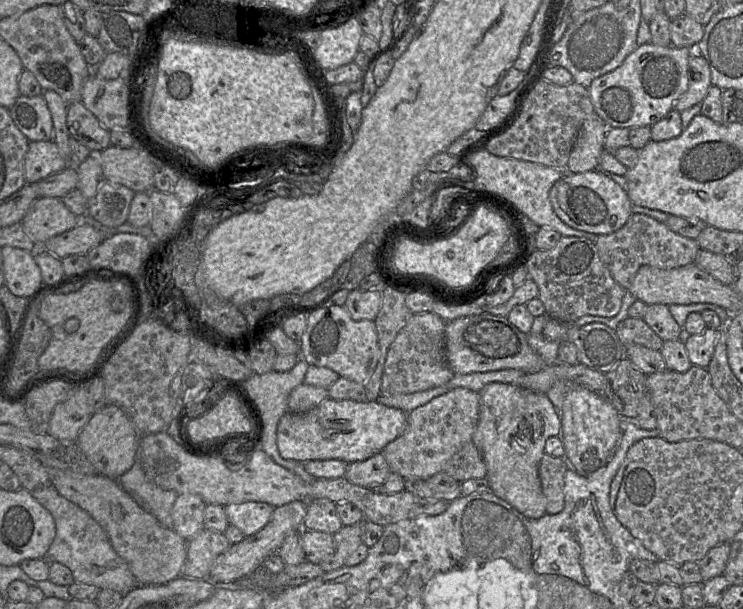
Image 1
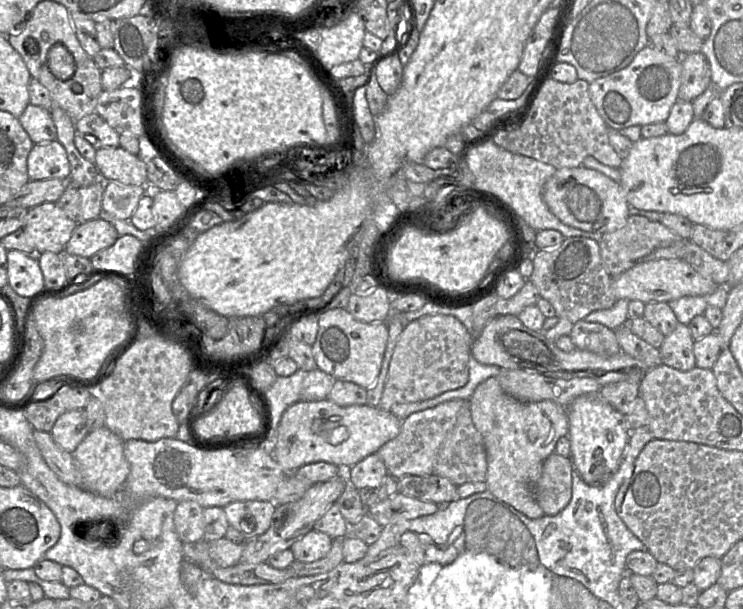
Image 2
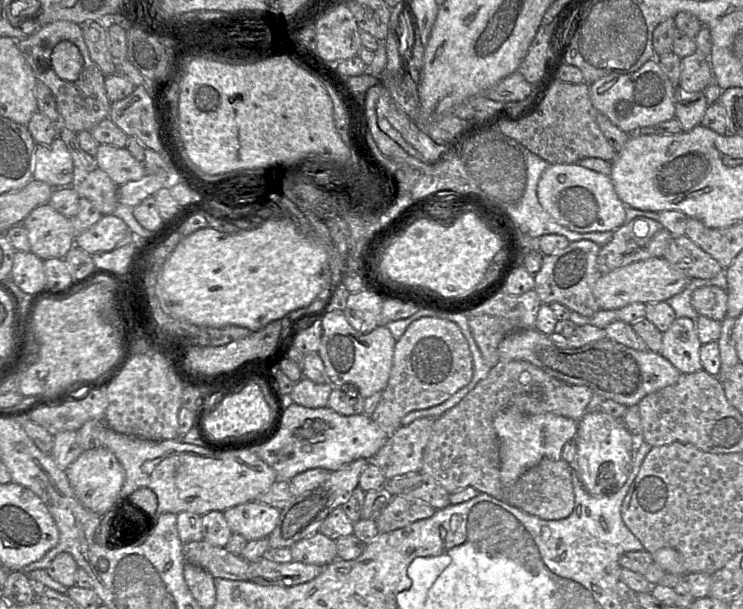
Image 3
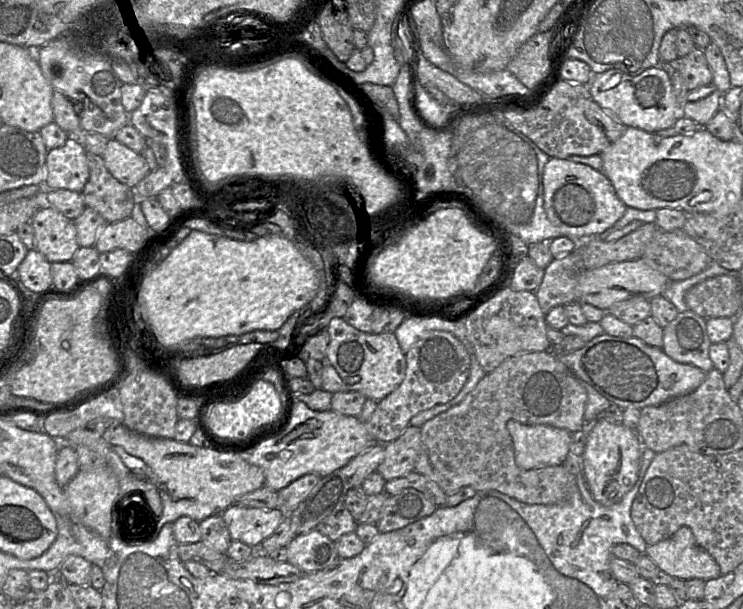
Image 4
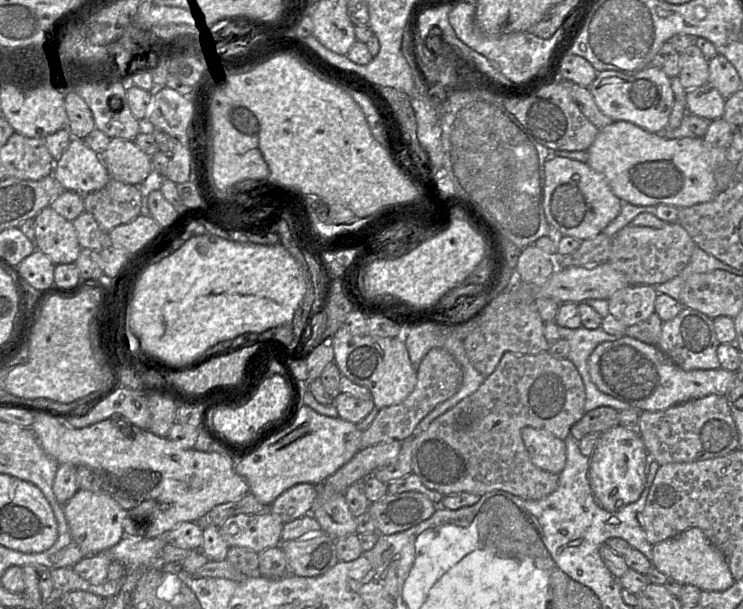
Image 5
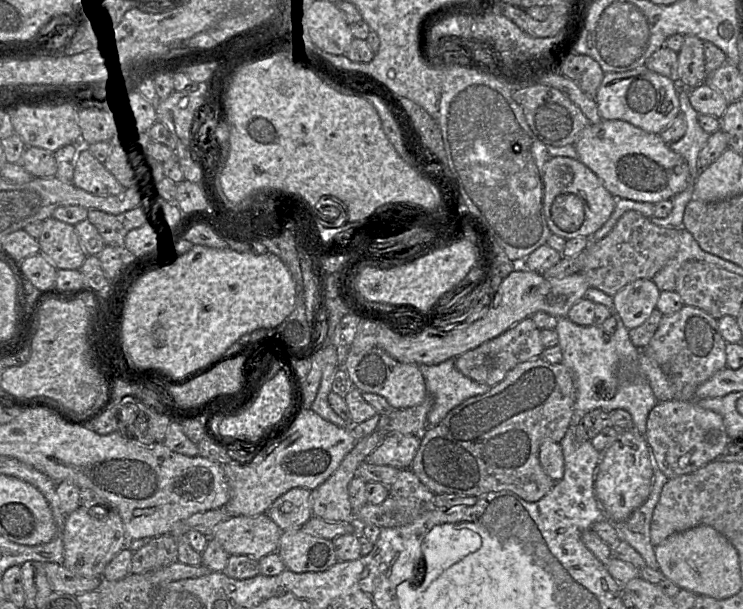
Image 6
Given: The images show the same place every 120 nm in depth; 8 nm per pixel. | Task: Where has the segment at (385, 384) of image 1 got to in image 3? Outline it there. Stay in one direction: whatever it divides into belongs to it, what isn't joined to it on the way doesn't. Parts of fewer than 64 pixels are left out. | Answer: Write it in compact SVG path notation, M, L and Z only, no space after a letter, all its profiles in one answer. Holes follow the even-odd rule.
M422 317L411 323L396 342L389 381L371 418L391 435L405 415L443 403L472 377L472 355L459 326L447 319Z

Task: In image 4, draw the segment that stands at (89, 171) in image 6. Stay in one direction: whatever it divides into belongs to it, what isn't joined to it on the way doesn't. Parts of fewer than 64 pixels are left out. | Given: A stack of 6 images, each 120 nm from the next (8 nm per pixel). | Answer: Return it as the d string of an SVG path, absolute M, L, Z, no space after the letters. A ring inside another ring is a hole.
M69 137L63 146L48 150L44 189L82 192L88 178L86 150L77 137Z

